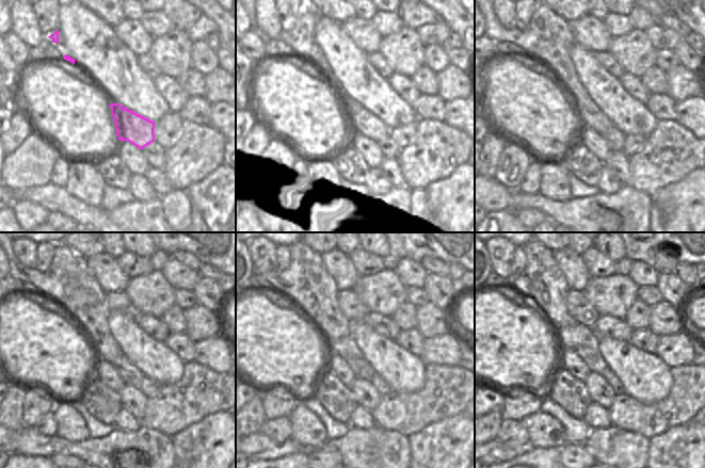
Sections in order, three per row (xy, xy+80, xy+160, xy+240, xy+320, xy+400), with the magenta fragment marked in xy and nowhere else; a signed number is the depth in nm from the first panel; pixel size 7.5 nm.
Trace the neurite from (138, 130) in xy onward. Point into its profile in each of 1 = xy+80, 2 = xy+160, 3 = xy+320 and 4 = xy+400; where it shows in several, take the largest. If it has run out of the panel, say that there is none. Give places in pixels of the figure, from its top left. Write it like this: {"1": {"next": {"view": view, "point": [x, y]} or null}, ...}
{"1": {"next": {"view": "xy+80", "point": [301, 38]}}, "2": {"next": {"view": "xy+160", "point": [547, 38]}}, "3": {"next": {"view": "xy+320", "point": [305, 281]}}, "4": {"next": {"view": "xy+400", "point": [542, 283]}}}

